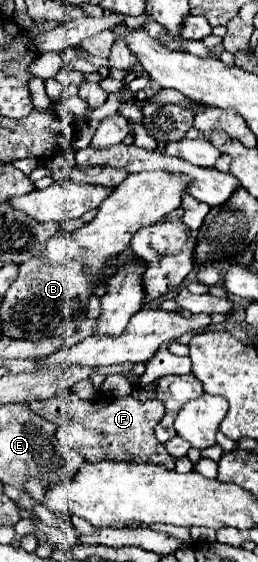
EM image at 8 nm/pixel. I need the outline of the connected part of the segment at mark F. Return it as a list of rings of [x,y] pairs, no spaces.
[[[64,390],[48,400],[34,400],[28,406],[34,414],[56,426],[56,438],[62,446],[76,450],[88,462],[152,462],[164,468],[174,468],[176,464],[154,436],[154,426],[164,418],[164,402],[158,398],[142,402],[130,394],[124,398],[80,400],[72,390]]]

